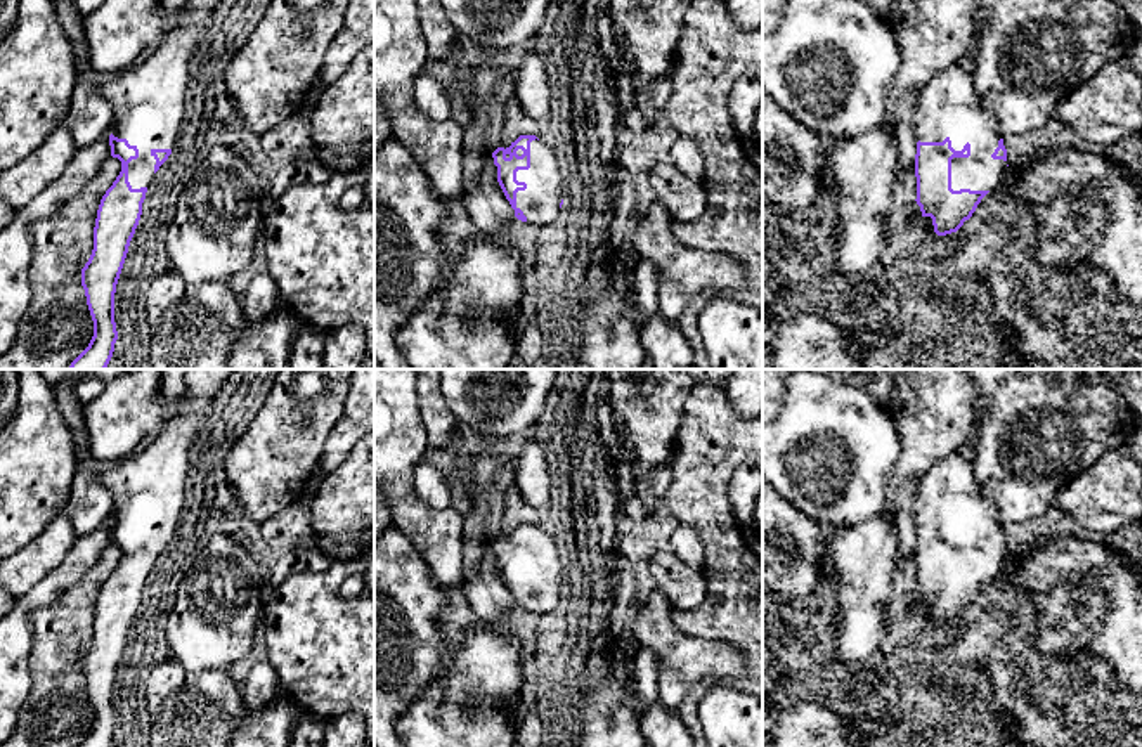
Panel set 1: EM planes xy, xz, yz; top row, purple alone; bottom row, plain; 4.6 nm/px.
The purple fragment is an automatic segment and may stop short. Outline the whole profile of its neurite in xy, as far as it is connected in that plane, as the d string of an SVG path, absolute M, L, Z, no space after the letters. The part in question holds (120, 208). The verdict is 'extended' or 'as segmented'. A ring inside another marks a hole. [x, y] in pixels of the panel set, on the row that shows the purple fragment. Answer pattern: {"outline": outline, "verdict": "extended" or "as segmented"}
{"outline": "M187 0L177 10L178 23L139 68L97 87L114 109L109 146L111 156L121 161L121 172L101 199L94 250L81 269L94 336L69 369L106 369L113 357L118 340L116 284L147 187L172 154L182 127L189 59L204 42L210 16L218 3L220 0Z", "verdict": "extended"}

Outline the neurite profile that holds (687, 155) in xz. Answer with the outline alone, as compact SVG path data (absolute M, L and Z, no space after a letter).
M678 137L671 147L671 163L686 177L704 182L705 158L702 147L686 137Z

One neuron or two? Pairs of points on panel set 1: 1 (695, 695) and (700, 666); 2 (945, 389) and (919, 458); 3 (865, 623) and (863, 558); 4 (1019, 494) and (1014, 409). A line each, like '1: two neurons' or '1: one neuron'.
1: two neurons
2: one neuron
3: one neuron
4: one neuron

